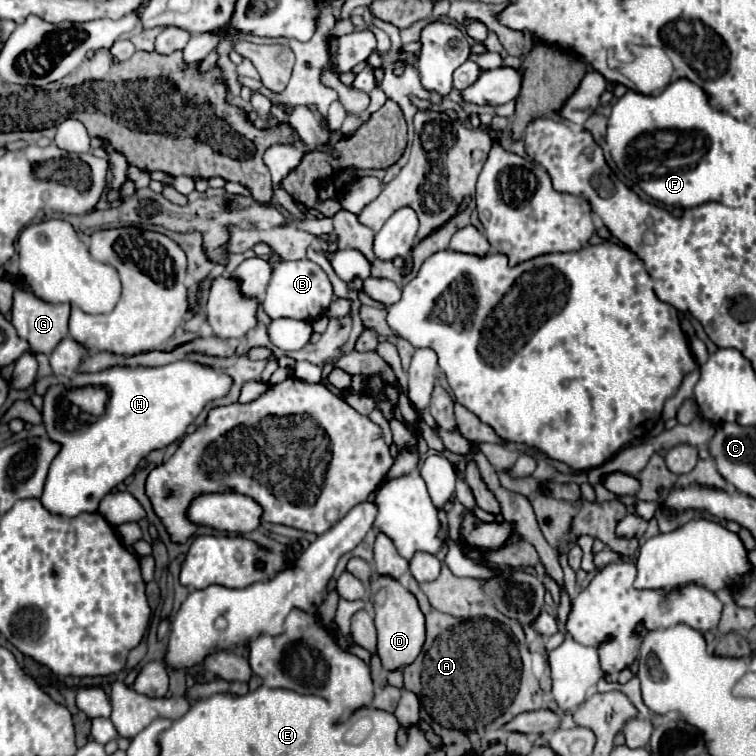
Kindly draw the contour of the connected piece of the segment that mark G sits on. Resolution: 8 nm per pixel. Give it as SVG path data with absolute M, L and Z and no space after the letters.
M17 286L17 290L15 290L11 322L17 330L17 334L29 342L33 352L51 354L55 350L59 340L63 340L63 336L69 334L69 314L71 314L69 304L47 304L47 302L39 300L37 296L33 296L29 290L25 290L23 286Z

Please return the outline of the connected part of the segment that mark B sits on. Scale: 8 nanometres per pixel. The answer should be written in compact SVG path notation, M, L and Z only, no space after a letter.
M307 258L295 262L277 262L273 266L273 276L267 286L267 296L263 300L263 310L273 318L293 318L303 322L313 322L319 318L333 300L333 288L323 272L323 268Z

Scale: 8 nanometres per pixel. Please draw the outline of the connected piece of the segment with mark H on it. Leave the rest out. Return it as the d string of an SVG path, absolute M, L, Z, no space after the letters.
M177 360L173 364L167 366L159 366L159 368L121 368L121 366L113 366L107 368L103 372L77 372L71 380L73 386L77 386L77 382L97 382L101 384L107 394L109 394L109 402L107 402L107 412L97 418L93 424L79 428L79 430L65 430L59 420L57 414L51 412L51 408L43 410L43 426L47 430L47 436L57 442L61 446L59 456L55 456L55 460L51 462L49 474L47 474L47 482L45 482L45 490L41 496L41 504L57 516L67 516L67 518L75 518L83 512L95 512L99 506L99 500L109 494L117 484L121 484L127 476L131 476L139 464L141 458L145 458L151 450L155 448L165 448L171 442L177 442L185 436L187 426L197 418L197 414L203 410L203 406L209 400L221 398L227 394L229 386L231 386L231 378L225 372L189 362L189 360Z

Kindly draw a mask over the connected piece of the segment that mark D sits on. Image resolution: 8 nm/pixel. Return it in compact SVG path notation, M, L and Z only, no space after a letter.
M375 576L371 580L371 604L375 612L377 650L385 670L395 670L411 664L425 642L425 620L417 606L417 598L391 576Z

